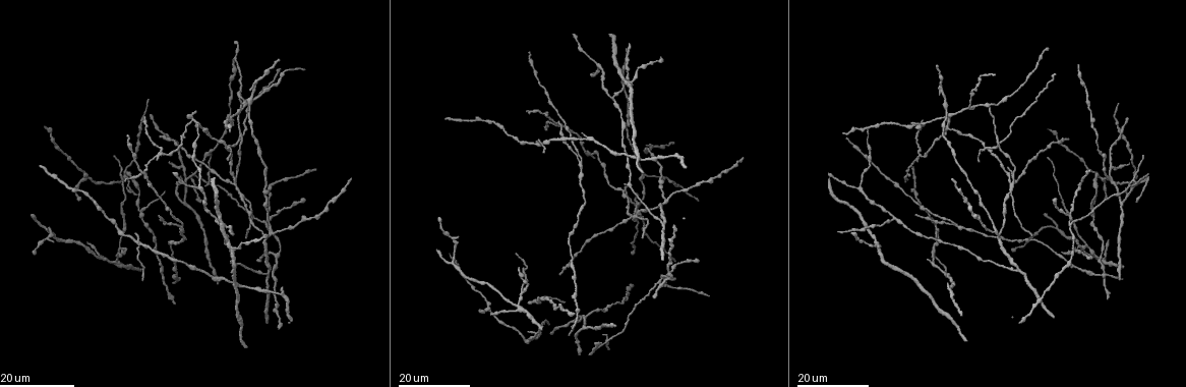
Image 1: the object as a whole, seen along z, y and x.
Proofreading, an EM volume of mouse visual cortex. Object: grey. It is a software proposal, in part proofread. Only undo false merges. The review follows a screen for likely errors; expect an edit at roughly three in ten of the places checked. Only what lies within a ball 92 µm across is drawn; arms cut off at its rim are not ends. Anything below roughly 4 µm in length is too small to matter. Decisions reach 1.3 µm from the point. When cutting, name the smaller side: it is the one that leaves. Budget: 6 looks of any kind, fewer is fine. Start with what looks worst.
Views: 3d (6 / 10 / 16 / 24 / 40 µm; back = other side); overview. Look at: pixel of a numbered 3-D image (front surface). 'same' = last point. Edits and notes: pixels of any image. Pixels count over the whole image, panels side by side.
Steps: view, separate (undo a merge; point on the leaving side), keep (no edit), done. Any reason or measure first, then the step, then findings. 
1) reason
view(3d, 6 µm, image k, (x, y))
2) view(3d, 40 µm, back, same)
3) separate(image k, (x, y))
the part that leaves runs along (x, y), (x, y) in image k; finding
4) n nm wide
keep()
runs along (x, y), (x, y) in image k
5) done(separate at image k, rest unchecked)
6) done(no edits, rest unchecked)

view(3d, 24 µm, image 1, (141, 210))

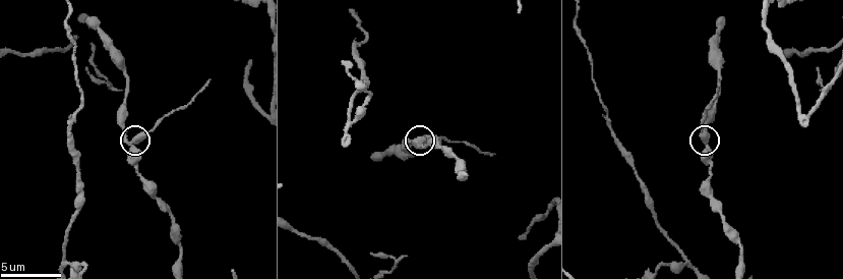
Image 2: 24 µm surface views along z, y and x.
closer look
view(3d, 10 µm, image 2, (133, 141))

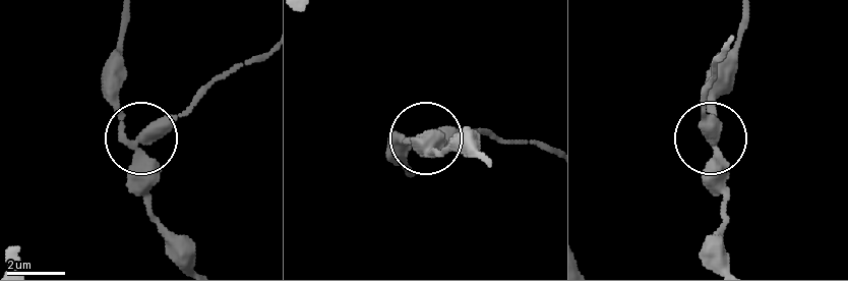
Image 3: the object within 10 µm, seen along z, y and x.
310 nm wide
keep()
runs along (727, 263), (705, 91) in image 3; all the same cell

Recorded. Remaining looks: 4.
branch point
view(3d, 24 µm, image 1, (240, 194))

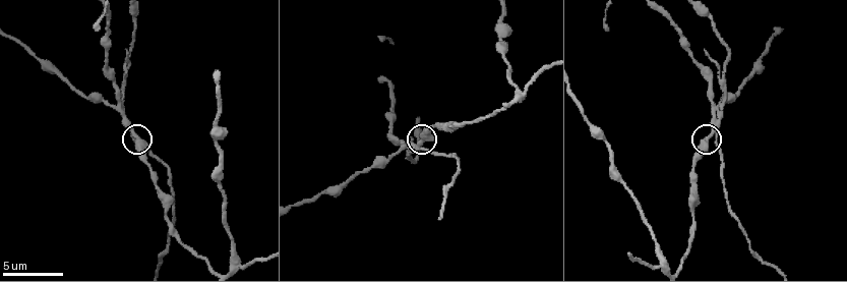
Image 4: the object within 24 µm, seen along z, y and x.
view(3d, 6 µm, image 4, (712, 136))

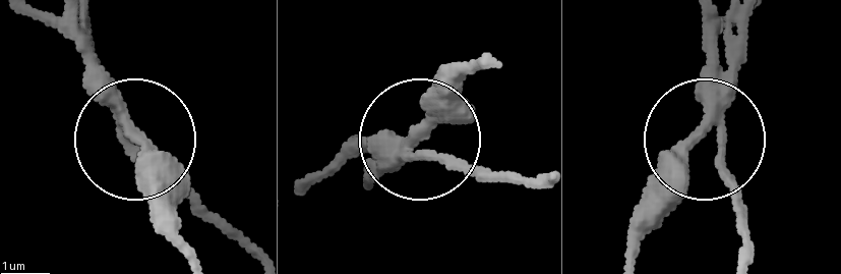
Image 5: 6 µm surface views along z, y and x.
separate(image 5, (89, 19))
the part that leaves runs along (105, 91), (84, 22) in image 5; two cells meet here

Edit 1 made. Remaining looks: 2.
done(separate at image 5, rest unchecked)

